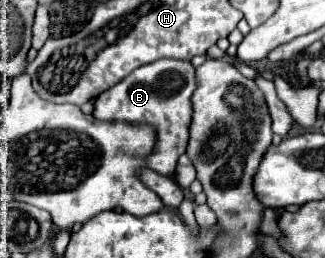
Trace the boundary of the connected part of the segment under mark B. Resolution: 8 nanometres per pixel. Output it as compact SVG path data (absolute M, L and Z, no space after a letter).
M158 59L154 63L138 67L122 83L116 83L94 101L96 119L124 119L128 123L148 123L158 131L158 143L154 153L148 157L148 167L160 175L172 175L178 157L186 151L188 125L192 117L190 97L196 89L194 67L190 61Z

